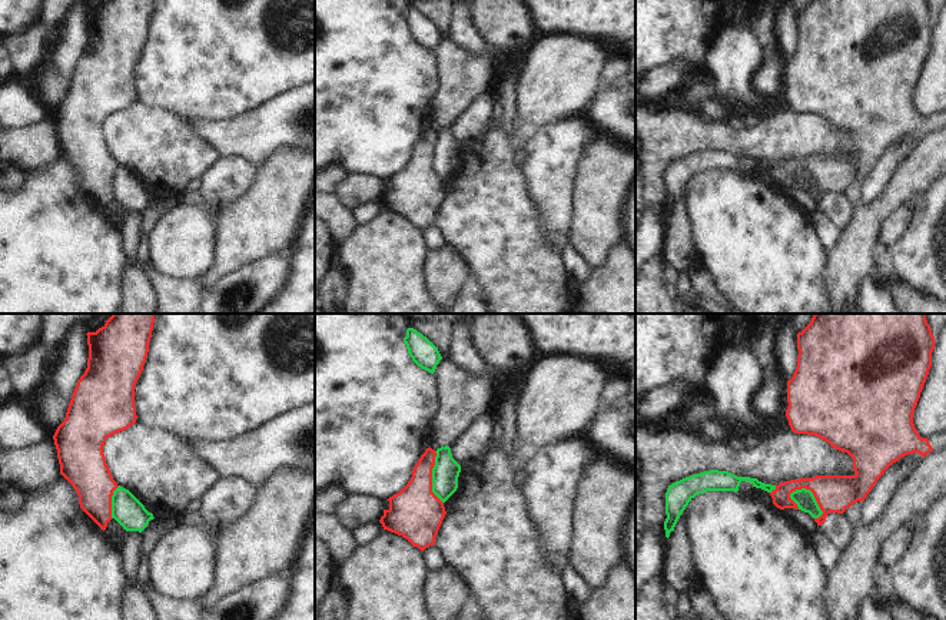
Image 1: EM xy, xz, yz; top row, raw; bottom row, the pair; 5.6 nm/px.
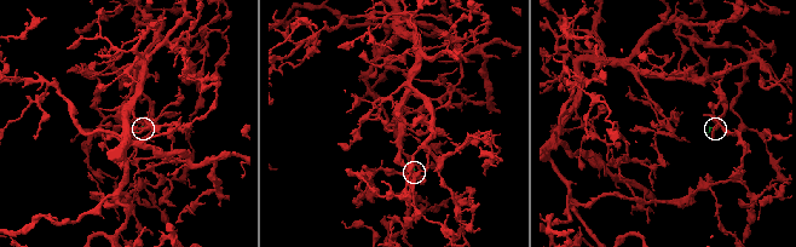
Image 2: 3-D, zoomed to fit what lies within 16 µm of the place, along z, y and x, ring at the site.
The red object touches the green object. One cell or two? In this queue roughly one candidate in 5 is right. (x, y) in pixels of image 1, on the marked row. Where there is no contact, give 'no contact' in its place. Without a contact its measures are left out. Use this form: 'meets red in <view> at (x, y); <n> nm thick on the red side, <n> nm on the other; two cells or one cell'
meets red in yz at (815, 497); 200 nm thick on the red side, 110 nm on the other; two cells

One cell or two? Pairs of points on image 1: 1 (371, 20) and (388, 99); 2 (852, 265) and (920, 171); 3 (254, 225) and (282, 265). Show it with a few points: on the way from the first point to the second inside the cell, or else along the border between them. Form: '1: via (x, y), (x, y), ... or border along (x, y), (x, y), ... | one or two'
1: via (371, 40), (371, 79) | one
2: via (859, 241), (865, 225), (896, 194) | one
3: border along (276, 252), (244, 267) | two

